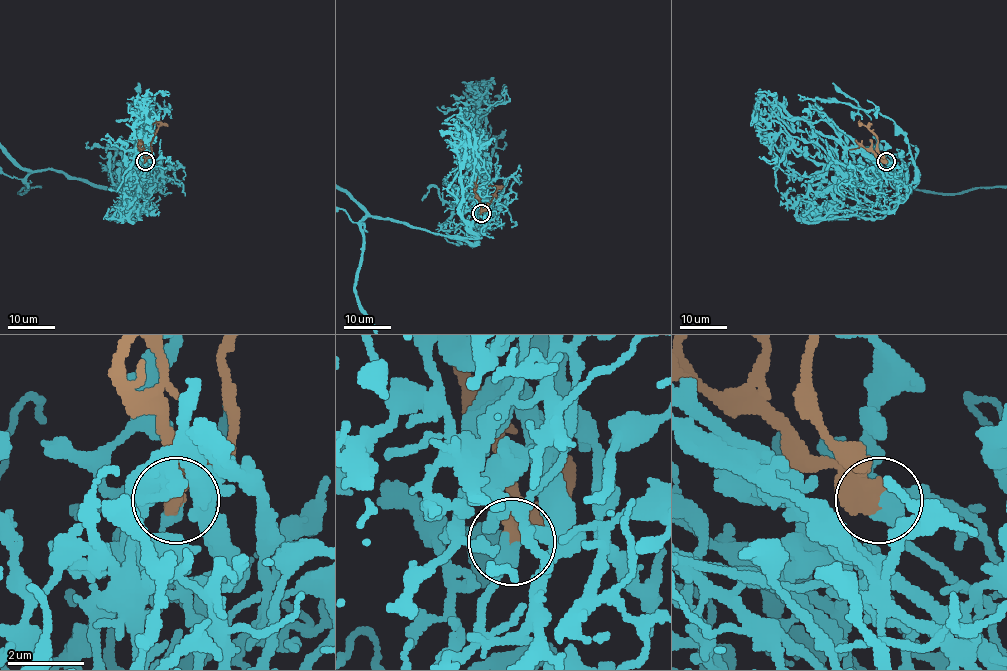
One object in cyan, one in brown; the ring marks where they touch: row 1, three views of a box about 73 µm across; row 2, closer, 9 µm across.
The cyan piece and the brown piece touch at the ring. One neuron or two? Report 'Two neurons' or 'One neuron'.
One neuron

